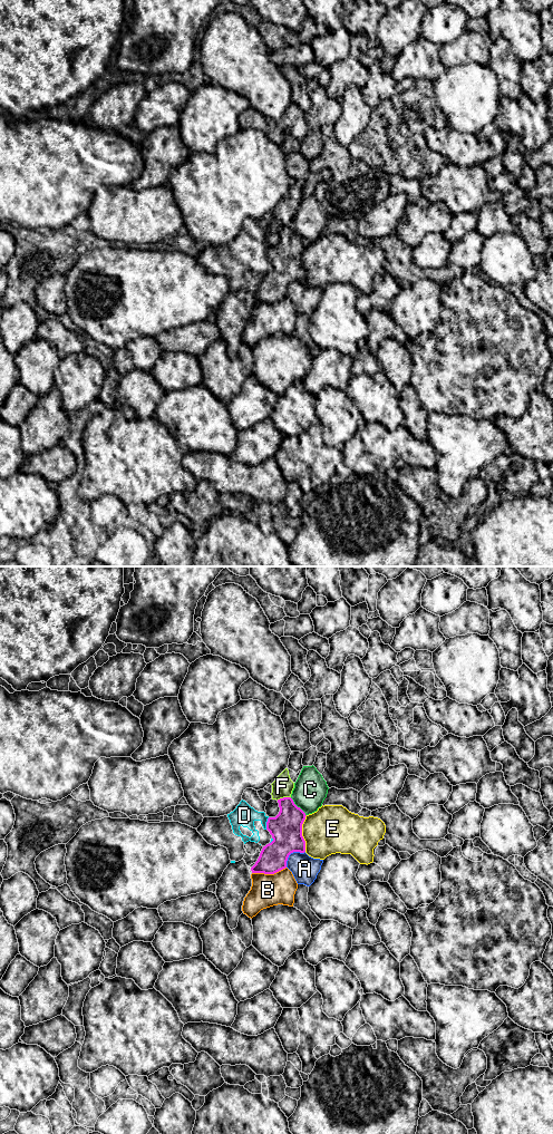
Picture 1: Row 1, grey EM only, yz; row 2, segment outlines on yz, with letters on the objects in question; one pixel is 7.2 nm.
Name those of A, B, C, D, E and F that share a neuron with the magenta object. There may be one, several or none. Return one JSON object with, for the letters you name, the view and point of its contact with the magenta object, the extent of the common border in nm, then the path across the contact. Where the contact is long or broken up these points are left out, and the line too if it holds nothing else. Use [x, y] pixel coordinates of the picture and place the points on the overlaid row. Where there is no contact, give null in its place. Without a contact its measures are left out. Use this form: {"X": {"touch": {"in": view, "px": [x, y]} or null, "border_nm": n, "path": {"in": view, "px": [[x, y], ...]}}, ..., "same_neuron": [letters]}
{"same_neuron": []}

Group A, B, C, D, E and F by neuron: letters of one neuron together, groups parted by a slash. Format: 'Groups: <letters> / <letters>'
Groups: A / B / C / D / E / F

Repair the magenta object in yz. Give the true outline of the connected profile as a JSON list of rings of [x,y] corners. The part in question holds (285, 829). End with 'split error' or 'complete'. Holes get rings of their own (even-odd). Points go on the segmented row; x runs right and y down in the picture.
[[[291,797],[278,799],[280,812],[275,817],[269,817],[266,830],[273,841],[263,846],[252,873],[274,874],[287,868],[287,861],[293,852],[305,852],[305,841],[302,836],[302,824],[305,813],[298,807]]]; complete

